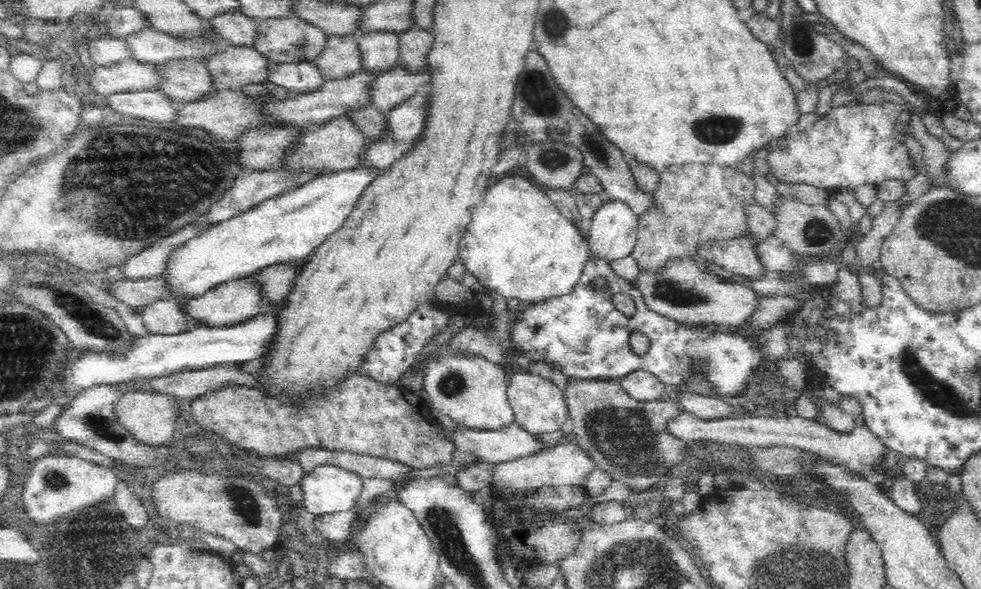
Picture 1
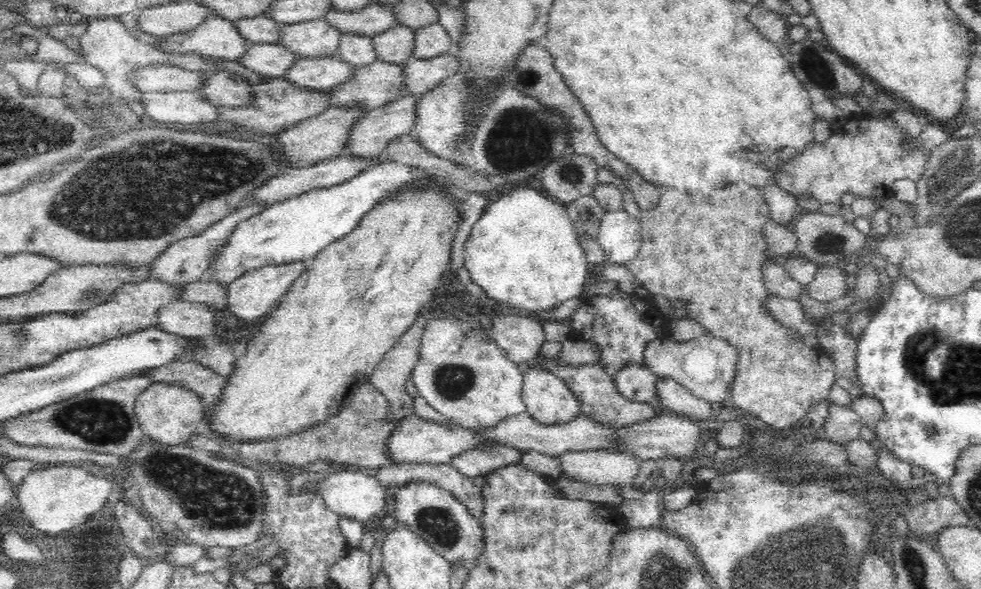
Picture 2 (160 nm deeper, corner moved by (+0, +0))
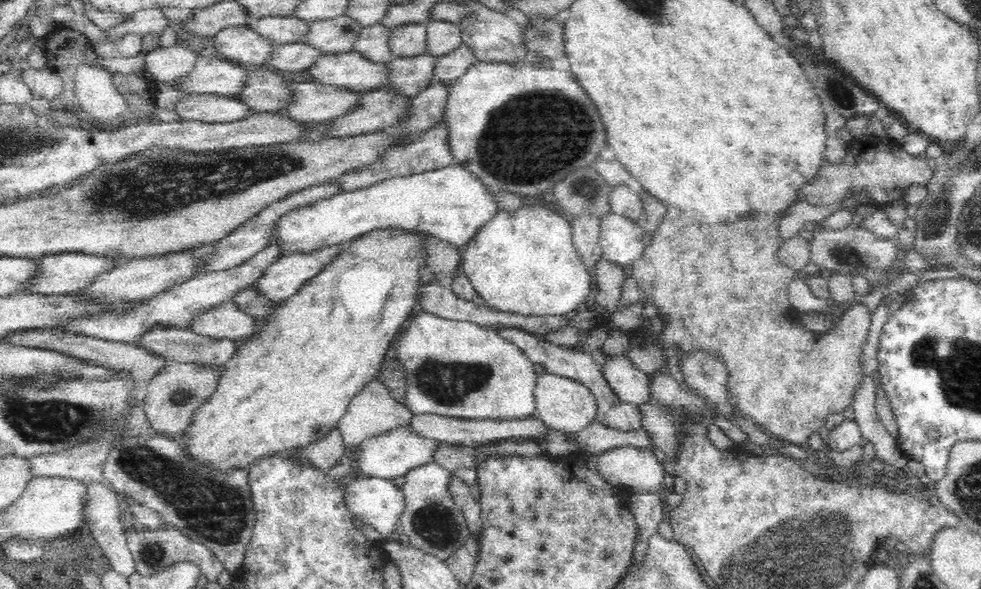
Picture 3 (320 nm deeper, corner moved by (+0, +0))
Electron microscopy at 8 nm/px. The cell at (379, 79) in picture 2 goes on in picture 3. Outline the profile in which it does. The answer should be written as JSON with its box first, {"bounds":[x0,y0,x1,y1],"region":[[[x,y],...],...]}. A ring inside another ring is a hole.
{"bounds":[384,52,439,98],"region":[[[428,52],[410,58],[394,58],[389,62],[391,77],[384,87],[411,98],[418,96],[430,82],[434,82],[439,58]]]}

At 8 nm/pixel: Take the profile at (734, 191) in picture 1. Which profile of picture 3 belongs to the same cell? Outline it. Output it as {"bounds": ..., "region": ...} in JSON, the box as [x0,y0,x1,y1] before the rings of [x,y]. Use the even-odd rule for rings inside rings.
{"bounds":[631,206,873,448],"region":[[[674,206],[672,208],[668,207],[659,227],[655,231],[655,235],[652,237],[651,244],[643,250],[642,258],[632,264],[631,277],[636,279],[639,290],[644,292],[646,302],[654,305],[658,310],[658,315],[664,320],[657,342],[665,350],[669,348],[676,349],[680,356],[680,362],[698,351],[702,351],[706,355],[710,353],[716,355],[726,365],[726,371],[728,371],[726,386],[729,388],[733,403],[737,405],[736,412],[739,415],[753,420],[763,431],[788,444],[792,443],[804,448],[812,448],[817,444],[819,432],[824,428],[828,417],[834,416],[834,414],[842,414],[847,409],[852,410],[854,395],[865,381],[865,372],[862,364],[863,348],[873,314],[868,311],[866,305],[858,303],[843,312],[841,323],[828,332],[812,332],[802,327],[799,319],[796,318],[795,308],[790,306],[787,295],[787,288],[795,280],[798,272],[786,267],[777,255],[778,249],[783,243],[782,237],[779,235],[779,222],[774,218],[770,218],[770,216],[768,218],[746,218],[746,220],[744,218],[742,220],[734,218],[734,221],[726,225],[710,228],[709,225],[702,224],[702,221],[696,220],[696,216],[694,218],[692,216],[688,212],[676,210]]]}

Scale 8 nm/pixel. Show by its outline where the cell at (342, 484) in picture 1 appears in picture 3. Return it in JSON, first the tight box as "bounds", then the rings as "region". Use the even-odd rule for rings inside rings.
{"bounds":[342,476,405,542],"region":[[[360,476],[342,487],[348,510],[364,524],[374,526],[380,533],[381,542],[385,542],[394,531],[400,530],[399,519],[403,515],[405,499],[403,490],[392,483],[392,479]]]}

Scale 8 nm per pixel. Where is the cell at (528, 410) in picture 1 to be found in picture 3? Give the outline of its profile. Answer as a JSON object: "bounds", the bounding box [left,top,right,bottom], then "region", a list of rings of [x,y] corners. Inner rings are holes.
{"bounds":[534,373,598,432],"region":[[[546,373],[538,377],[534,389],[536,418],[554,430],[580,432],[598,419],[598,406],[589,388],[577,380]]]}

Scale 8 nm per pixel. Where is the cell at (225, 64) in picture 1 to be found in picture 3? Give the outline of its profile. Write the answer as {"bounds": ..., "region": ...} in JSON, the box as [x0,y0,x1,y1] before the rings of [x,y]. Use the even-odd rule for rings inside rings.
{"bounds":[264,42,324,75],"region":[[[306,42],[277,45],[272,48],[271,56],[264,62],[264,66],[280,72],[305,75],[324,55],[324,52]]]}

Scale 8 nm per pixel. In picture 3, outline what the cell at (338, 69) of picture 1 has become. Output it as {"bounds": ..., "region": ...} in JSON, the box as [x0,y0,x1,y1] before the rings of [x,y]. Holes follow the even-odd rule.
{"bounds":[353,24,395,63],"region":[[[383,24],[362,27],[353,50],[374,63],[390,62],[395,58],[390,39],[391,29]]]}

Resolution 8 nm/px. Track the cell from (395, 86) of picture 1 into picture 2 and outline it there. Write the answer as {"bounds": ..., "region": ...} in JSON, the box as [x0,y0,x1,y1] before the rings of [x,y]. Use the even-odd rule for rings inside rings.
{"bounds":[405,52,459,96],"region":[[[452,52],[426,60],[412,56],[406,62],[405,94],[424,96],[447,76],[458,74],[458,71],[459,62]]]}

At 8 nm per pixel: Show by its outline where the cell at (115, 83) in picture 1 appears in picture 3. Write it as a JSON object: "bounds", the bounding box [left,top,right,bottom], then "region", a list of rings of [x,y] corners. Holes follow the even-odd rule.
{"bounds":[173,55,250,98],"region":[[[198,55],[193,71],[181,83],[173,85],[196,95],[216,94],[236,98],[247,84],[250,68],[219,57]]]}

